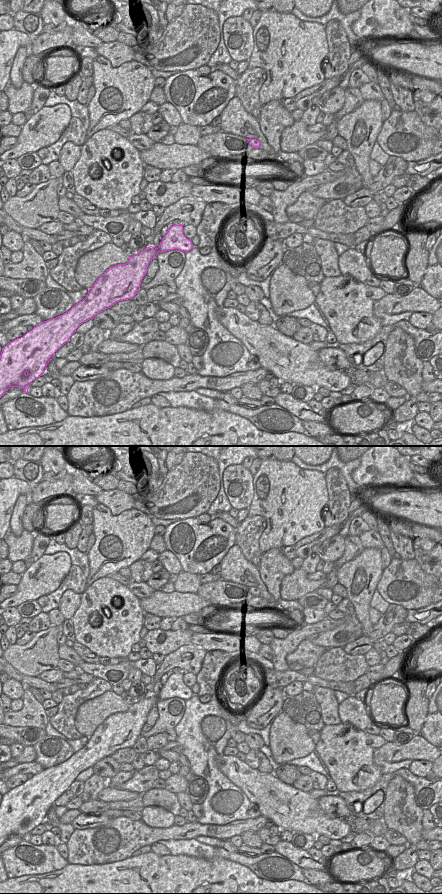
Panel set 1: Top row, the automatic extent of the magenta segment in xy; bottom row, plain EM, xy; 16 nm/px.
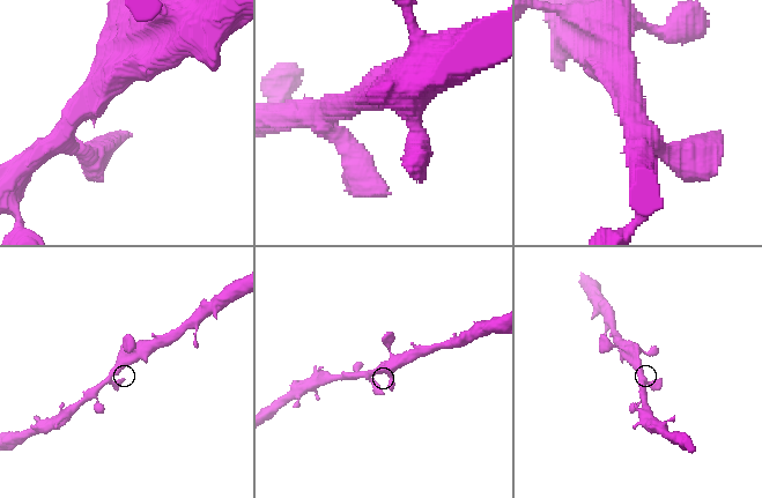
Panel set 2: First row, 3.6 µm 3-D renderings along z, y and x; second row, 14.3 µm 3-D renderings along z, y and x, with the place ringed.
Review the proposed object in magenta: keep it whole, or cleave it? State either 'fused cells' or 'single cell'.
single cell

